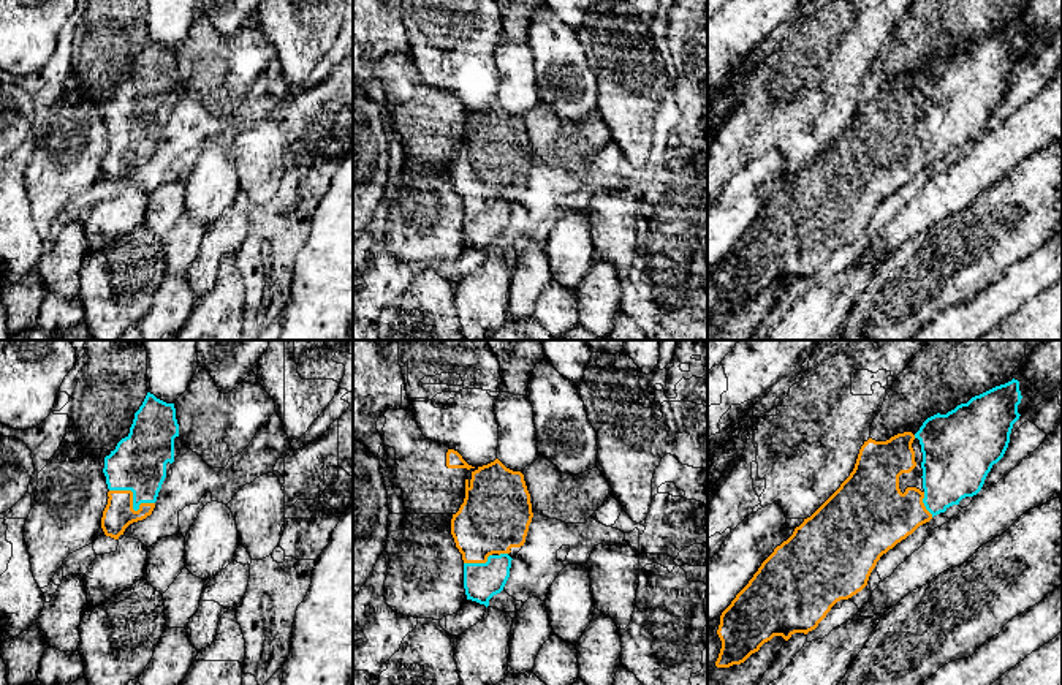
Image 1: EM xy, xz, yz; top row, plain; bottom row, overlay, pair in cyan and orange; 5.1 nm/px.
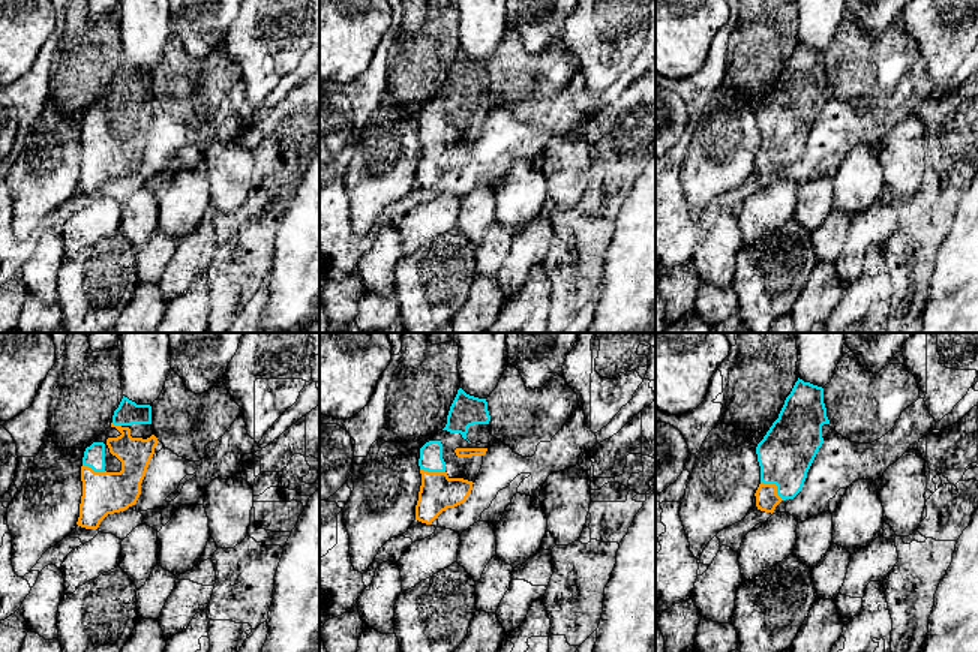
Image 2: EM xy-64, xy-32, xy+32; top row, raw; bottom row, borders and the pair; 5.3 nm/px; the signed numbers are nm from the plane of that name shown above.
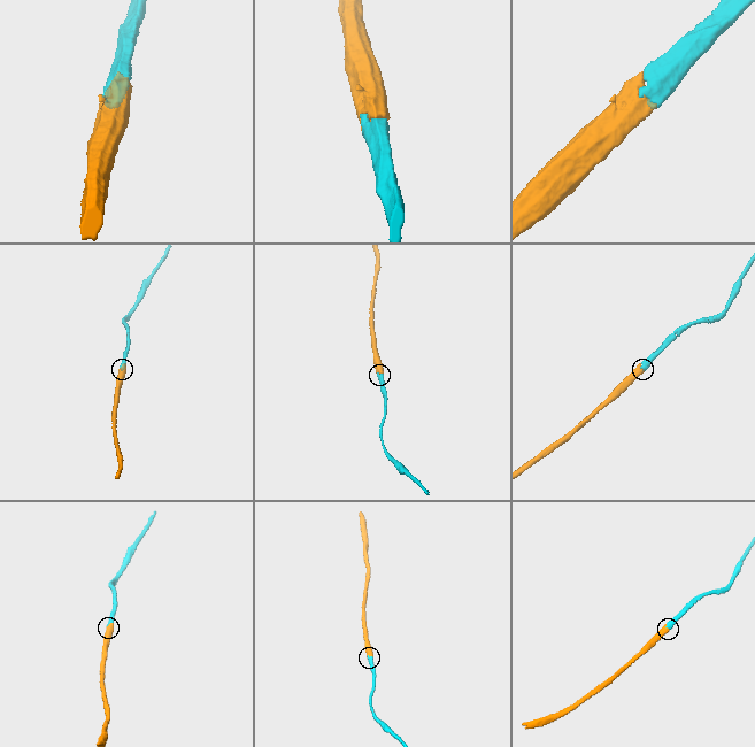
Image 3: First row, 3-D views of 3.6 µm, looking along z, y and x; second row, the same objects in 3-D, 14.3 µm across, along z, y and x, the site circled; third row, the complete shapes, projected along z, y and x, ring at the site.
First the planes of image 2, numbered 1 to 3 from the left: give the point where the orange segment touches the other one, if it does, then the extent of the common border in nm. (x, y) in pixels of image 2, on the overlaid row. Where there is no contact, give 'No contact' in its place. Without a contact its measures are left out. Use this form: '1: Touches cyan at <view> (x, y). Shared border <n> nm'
1: Touches cyan at xy-64 (95, 471). Shared border 130 nm
2: Touches cyan at xy-32 (432, 471). Shared border 140 nm
3: Touches cyan at xy+32 (776, 484). Shared border 160 nm

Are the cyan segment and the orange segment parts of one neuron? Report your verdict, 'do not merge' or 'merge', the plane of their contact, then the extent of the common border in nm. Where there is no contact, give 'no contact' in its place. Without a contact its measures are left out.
merge; meets cyan in xy; contact 240 nm long

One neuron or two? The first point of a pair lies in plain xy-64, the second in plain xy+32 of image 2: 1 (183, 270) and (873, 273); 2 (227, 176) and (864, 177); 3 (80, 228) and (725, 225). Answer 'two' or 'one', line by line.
1: two
2: two
3: two

